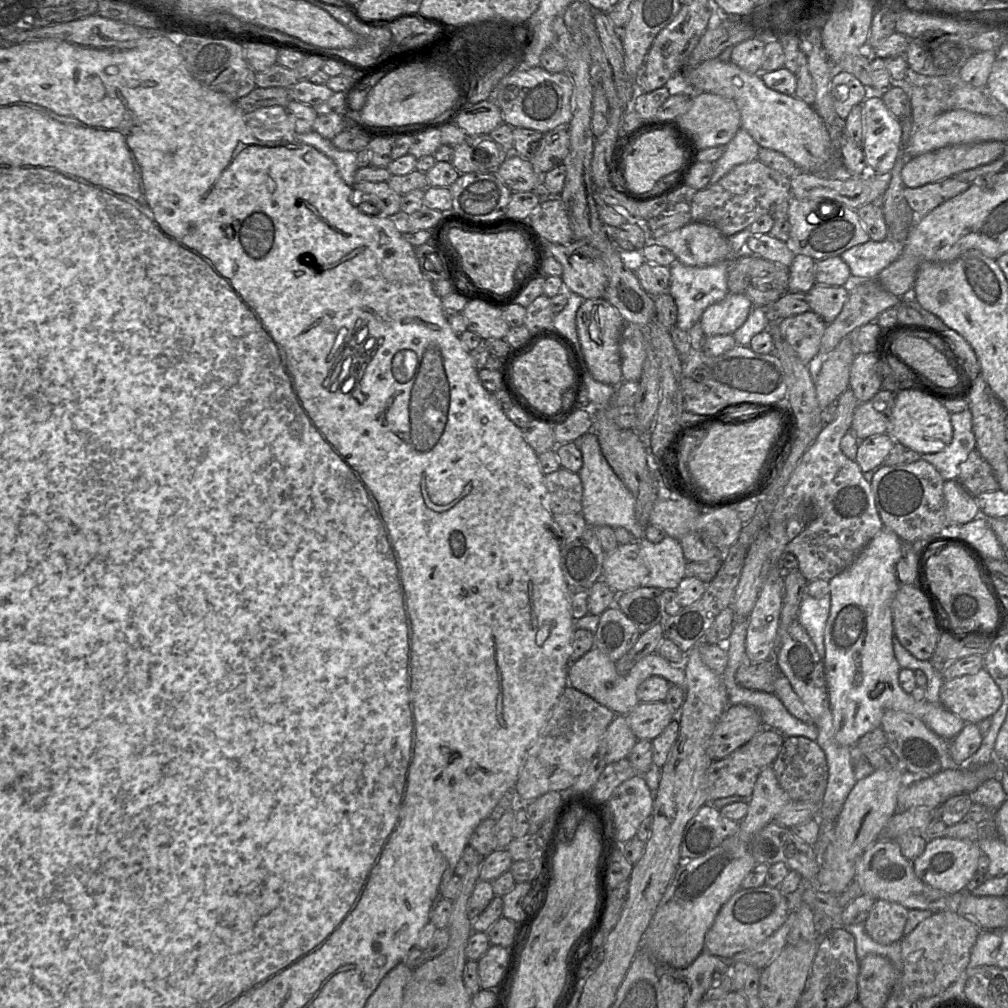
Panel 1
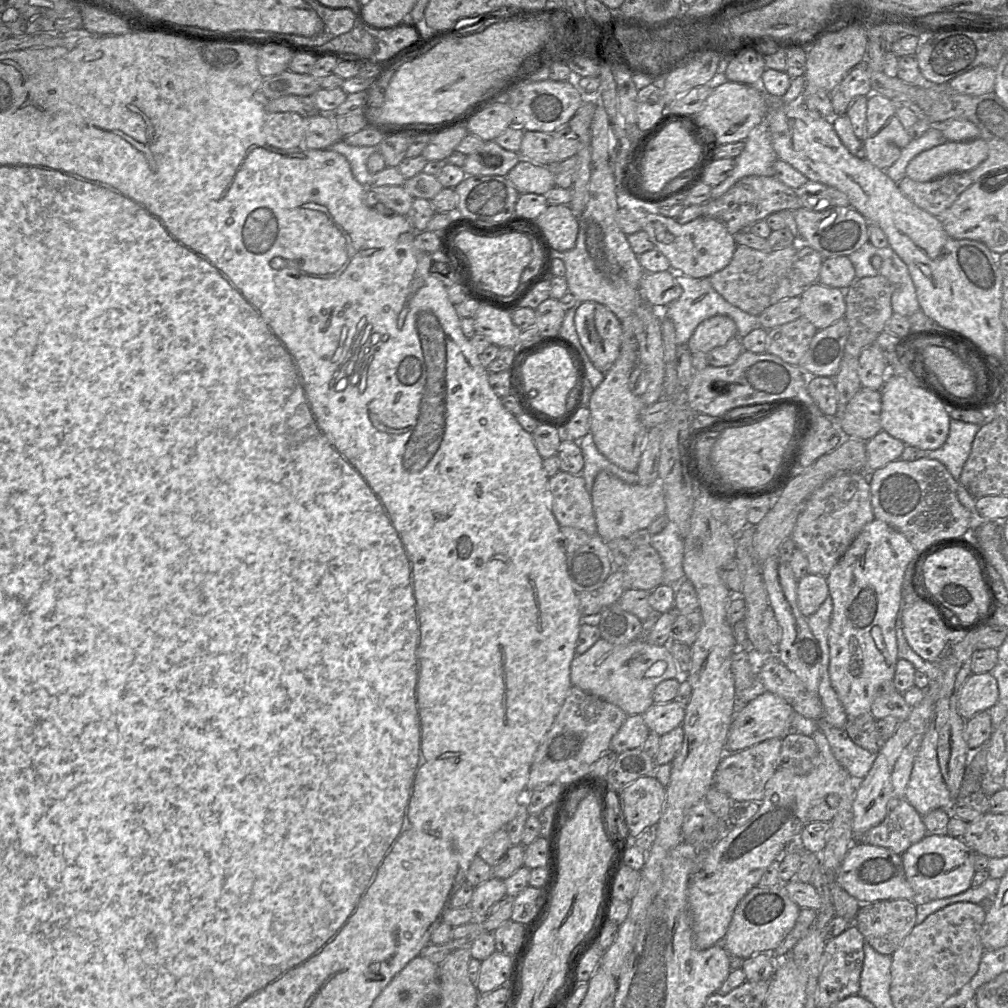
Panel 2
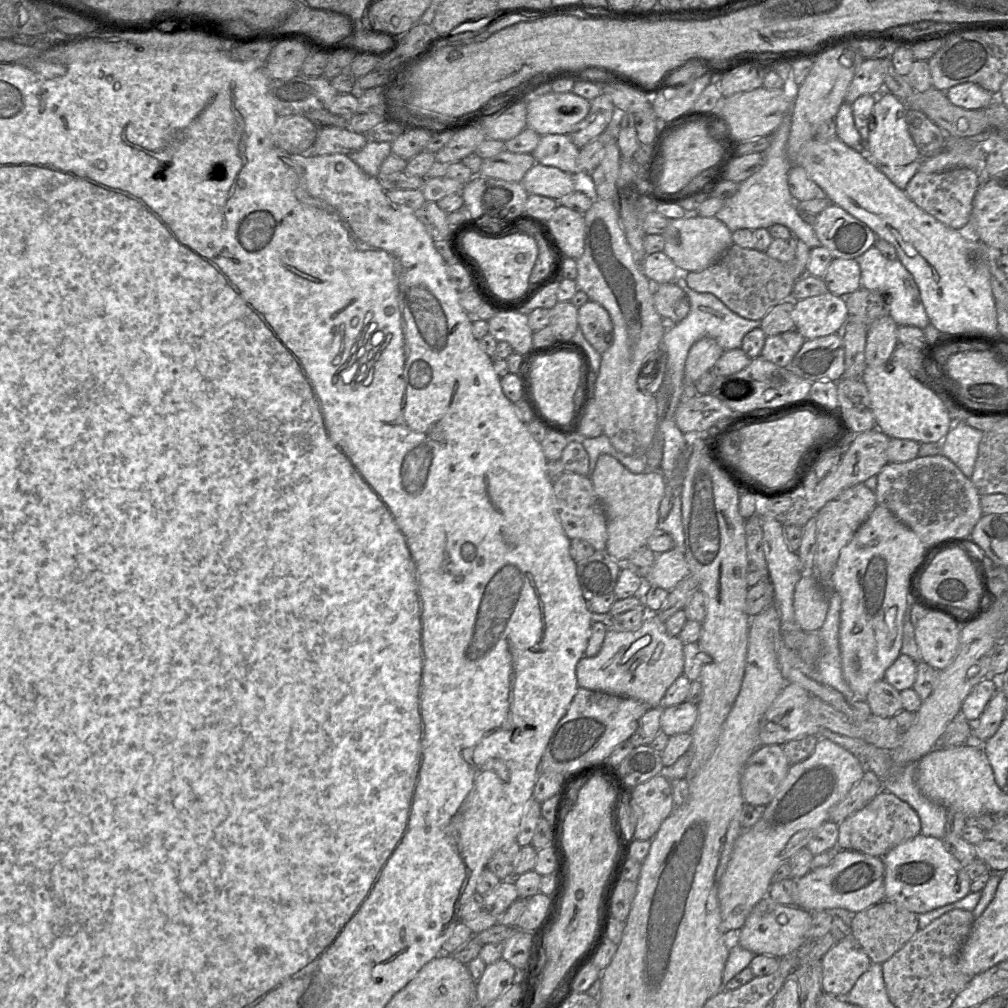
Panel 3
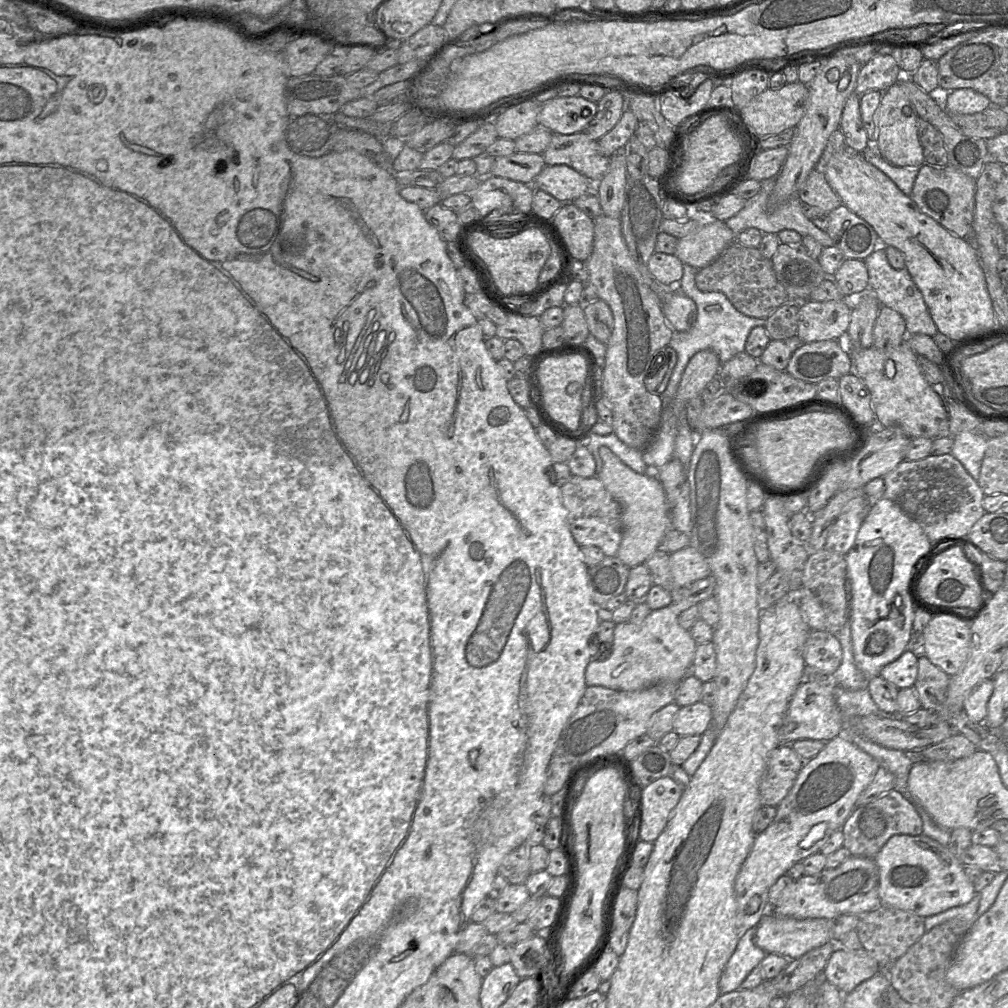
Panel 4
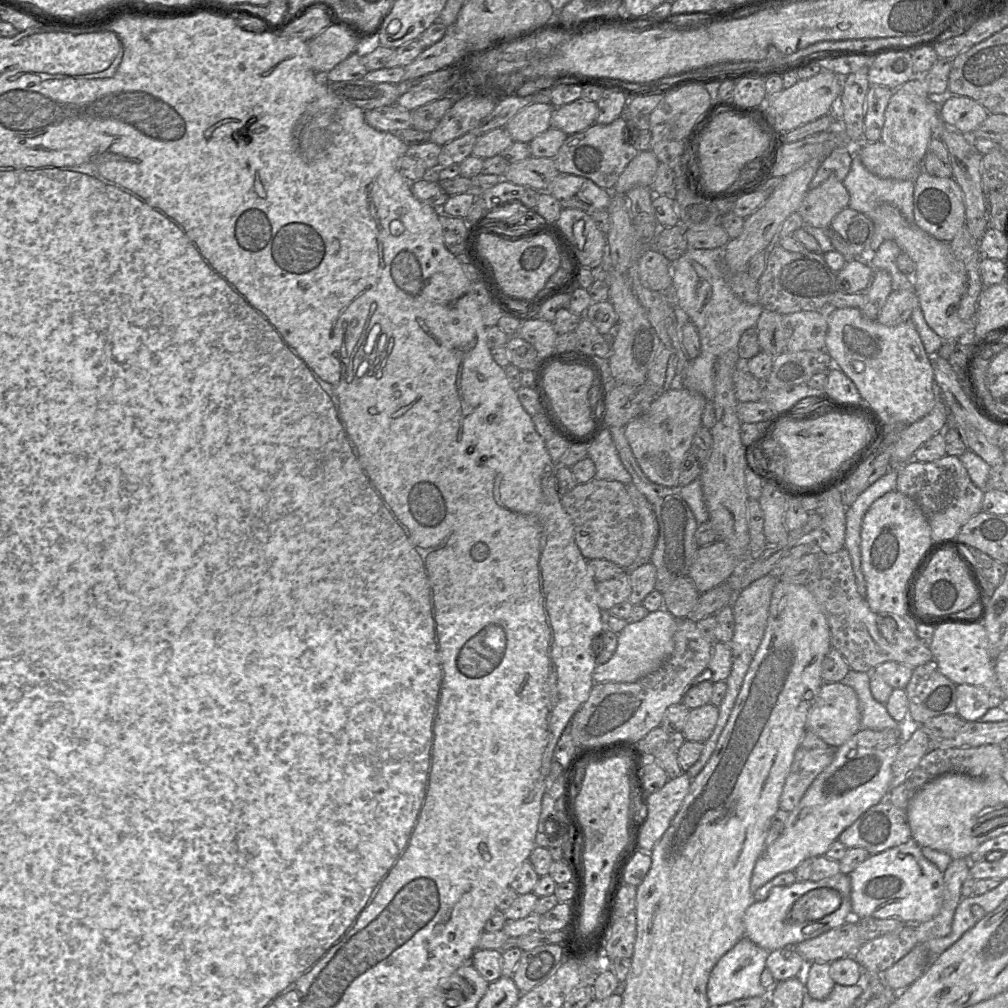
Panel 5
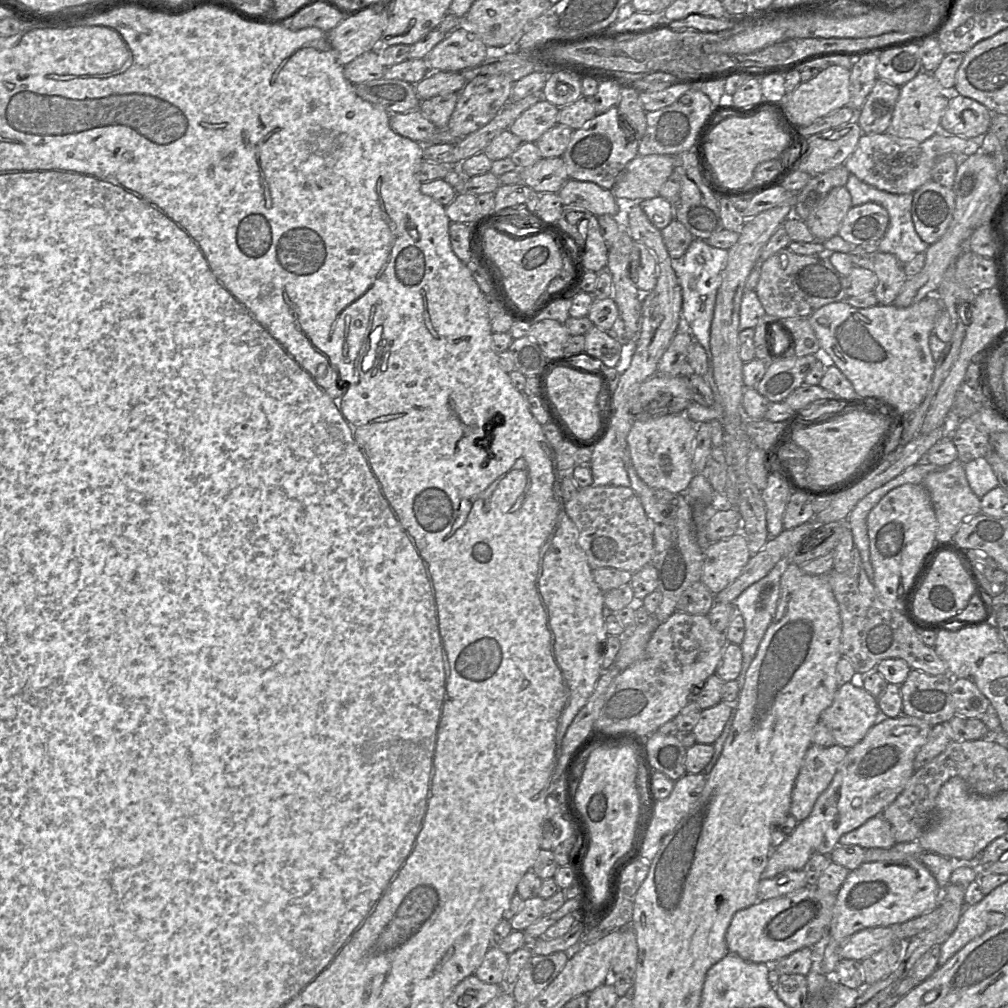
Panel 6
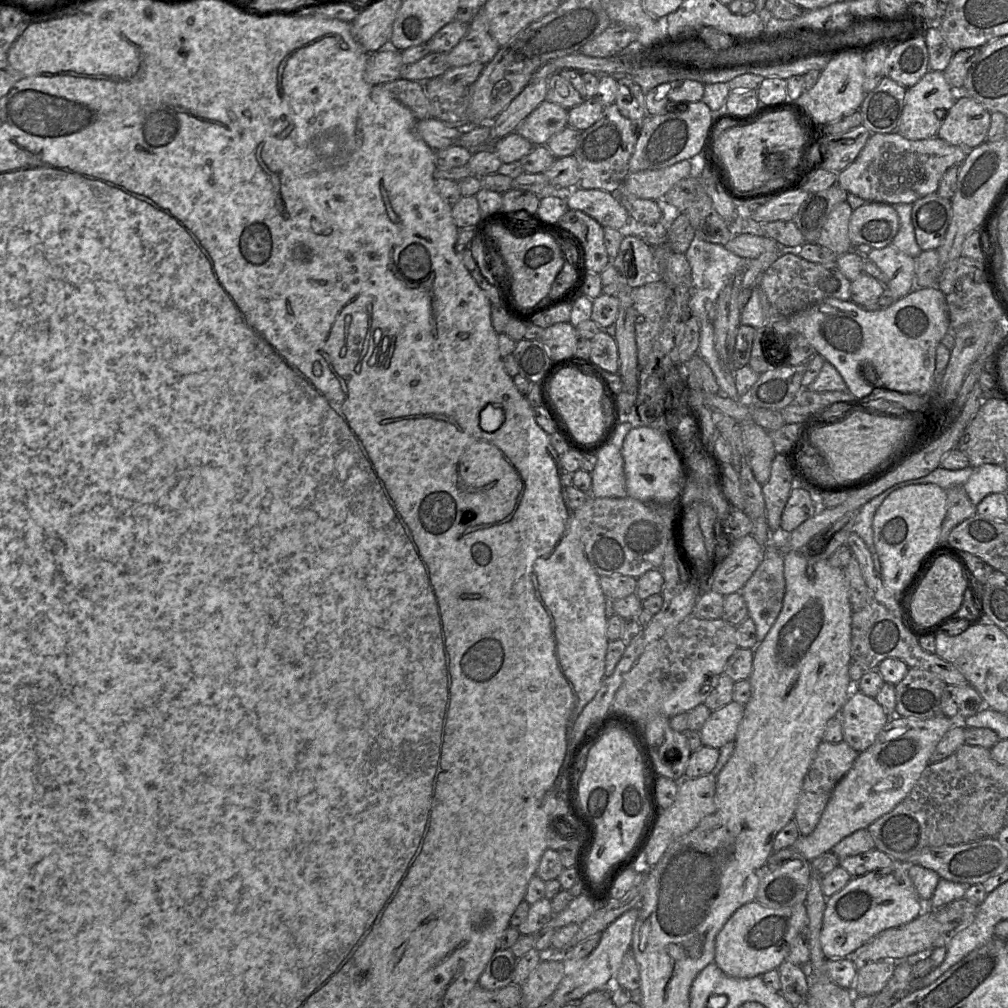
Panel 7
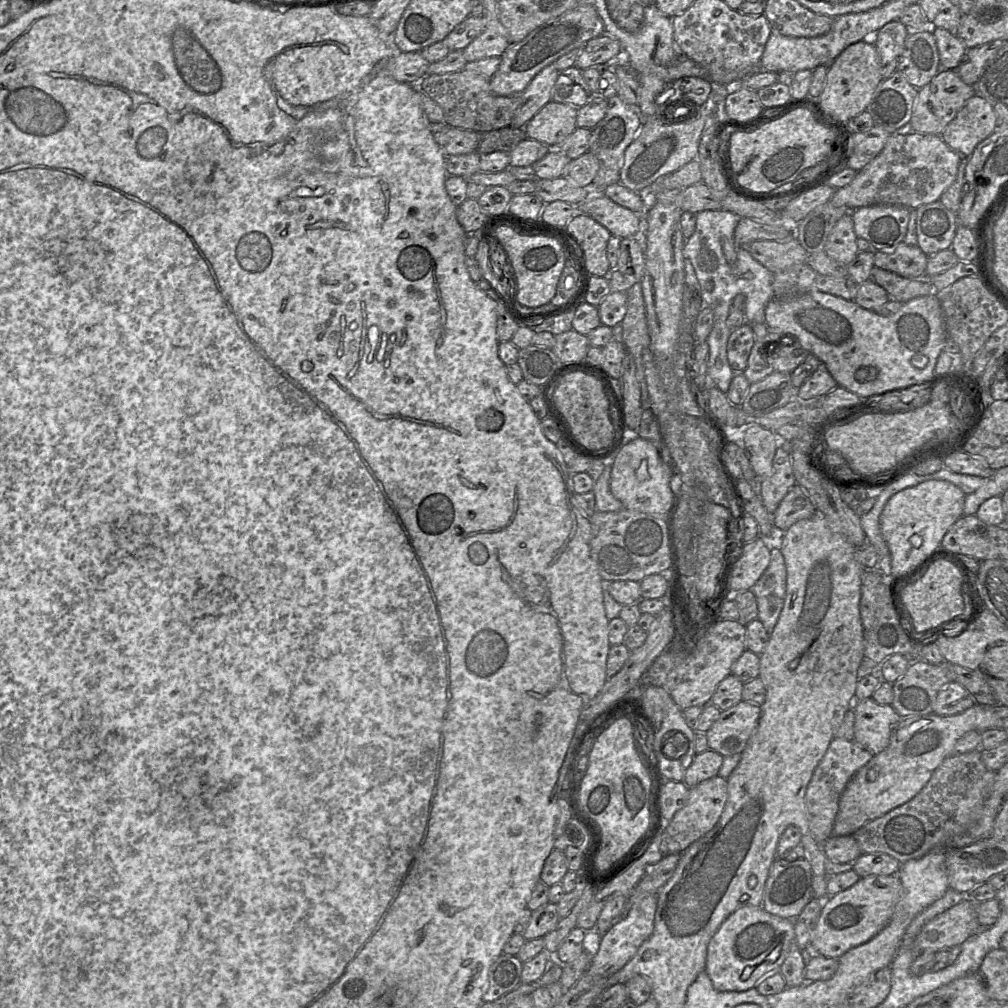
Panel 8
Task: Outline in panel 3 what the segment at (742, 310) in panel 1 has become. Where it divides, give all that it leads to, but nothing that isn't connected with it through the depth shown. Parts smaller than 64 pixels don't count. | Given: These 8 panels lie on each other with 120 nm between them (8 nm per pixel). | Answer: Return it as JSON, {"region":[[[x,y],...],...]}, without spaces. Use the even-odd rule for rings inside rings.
{"region":[[[702,338],[695,342],[686,358],[685,381],[695,383],[706,372],[710,371],[724,350],[712,338]]]}

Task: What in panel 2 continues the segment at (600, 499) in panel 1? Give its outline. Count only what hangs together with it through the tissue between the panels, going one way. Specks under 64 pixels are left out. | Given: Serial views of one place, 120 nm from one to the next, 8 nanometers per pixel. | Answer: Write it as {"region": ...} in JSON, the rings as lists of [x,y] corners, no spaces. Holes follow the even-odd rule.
{"region":[[[591,432],[586,434],[579,441],[575,441],[578,443],[583,459],[584,459],[584,467],[582,470],[582,477],[585,480],[586,489],[590,492],[592,491],[594,480],[597,474],[602,470],[608,470],[617,476],[622,481],[629,484],[637,484],[638,483],[638,475],[636,472],[629,472],[623,470],[617,465],[613,464],[610,460],[608,460],[604,455],[602,455],[593,439],[593,435]]]}

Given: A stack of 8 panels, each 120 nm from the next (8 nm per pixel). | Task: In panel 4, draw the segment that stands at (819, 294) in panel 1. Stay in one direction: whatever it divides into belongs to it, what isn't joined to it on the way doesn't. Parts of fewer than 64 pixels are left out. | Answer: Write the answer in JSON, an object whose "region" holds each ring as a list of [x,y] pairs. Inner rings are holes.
{"region":[[[808,300],[797,311],[797,334],[802,343],[839,339],[847,332],[851,309],[843,301]]]}

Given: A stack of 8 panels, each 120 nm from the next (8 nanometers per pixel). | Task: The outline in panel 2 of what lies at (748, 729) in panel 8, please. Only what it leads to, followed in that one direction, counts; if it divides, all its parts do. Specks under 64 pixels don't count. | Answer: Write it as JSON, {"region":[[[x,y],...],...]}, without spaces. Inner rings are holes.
{"region":[[[675,701],[653,704],[642,716],[648,729],[662,736],[681,726],[685,706]]]}

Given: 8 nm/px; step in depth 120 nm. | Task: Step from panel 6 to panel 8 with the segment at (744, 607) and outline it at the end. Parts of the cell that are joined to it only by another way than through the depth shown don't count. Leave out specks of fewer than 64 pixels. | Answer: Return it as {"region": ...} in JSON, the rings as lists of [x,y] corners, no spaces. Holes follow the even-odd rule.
{"region":[[[772,549],[770,556],[769,566],[749,590],[757,600],[758,619],[771,635],[785,602],[787,570],[781,550]]]}

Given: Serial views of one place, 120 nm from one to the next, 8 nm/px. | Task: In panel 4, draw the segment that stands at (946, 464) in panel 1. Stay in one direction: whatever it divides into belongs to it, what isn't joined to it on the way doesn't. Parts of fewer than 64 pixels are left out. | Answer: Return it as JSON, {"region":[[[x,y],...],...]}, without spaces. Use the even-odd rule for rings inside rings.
{"region":[[[960,432],[953,437],[954,444],[951,455],[963,465],[976,481],[980,475],[988,439],[989,437],[985,434],[973,434],[971,432]]]}

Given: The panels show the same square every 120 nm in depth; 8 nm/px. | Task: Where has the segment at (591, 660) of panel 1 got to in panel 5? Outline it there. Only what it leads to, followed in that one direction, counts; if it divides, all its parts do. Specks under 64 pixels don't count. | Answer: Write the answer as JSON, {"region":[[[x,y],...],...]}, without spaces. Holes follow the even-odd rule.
{"region":[[[661,608],[638,622],[629,622],[618,634],[618,645],[611,659],[598,664],[592,674],[594,683],[635,682],[658,670],[674,651],[677,621],[665,608]]]}

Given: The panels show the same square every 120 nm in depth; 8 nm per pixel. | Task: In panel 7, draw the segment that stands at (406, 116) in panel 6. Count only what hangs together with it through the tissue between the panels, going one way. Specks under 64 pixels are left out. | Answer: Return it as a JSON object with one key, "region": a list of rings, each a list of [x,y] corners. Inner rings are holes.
{"region":[[[436,118],[418,120],[416,124],[417,134],[434,151],[445,149],[454,145],[462,134],[463,129],[448,126]]]}

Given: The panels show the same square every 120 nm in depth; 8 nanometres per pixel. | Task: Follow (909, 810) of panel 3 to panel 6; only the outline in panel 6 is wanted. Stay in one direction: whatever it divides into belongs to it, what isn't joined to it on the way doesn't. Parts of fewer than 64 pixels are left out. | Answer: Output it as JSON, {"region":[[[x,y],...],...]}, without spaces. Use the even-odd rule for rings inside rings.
{"region":[[[877,815],[839,839],[841,845],[857,845],[863,849],[891,848],[896,844],[890,823]]]}

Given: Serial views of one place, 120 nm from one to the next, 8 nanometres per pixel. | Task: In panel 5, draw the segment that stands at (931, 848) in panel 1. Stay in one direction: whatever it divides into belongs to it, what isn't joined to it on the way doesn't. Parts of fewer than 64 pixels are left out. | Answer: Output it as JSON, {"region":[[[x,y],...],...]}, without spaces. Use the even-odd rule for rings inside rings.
{"region":[[[911,838],[904,844],[871,854],[850,874],[852,916],[921,923],[932,919],[942,904],[944,873],[930,862]]]}

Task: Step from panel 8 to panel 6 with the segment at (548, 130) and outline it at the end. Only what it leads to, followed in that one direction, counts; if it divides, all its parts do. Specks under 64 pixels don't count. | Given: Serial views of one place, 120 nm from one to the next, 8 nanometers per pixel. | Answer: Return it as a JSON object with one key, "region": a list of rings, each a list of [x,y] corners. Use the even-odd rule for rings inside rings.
{"region":[[[540,99],[525,110],[508,128],[522,142],[535,143],[546,131],[558,124],[560,108]]]}

